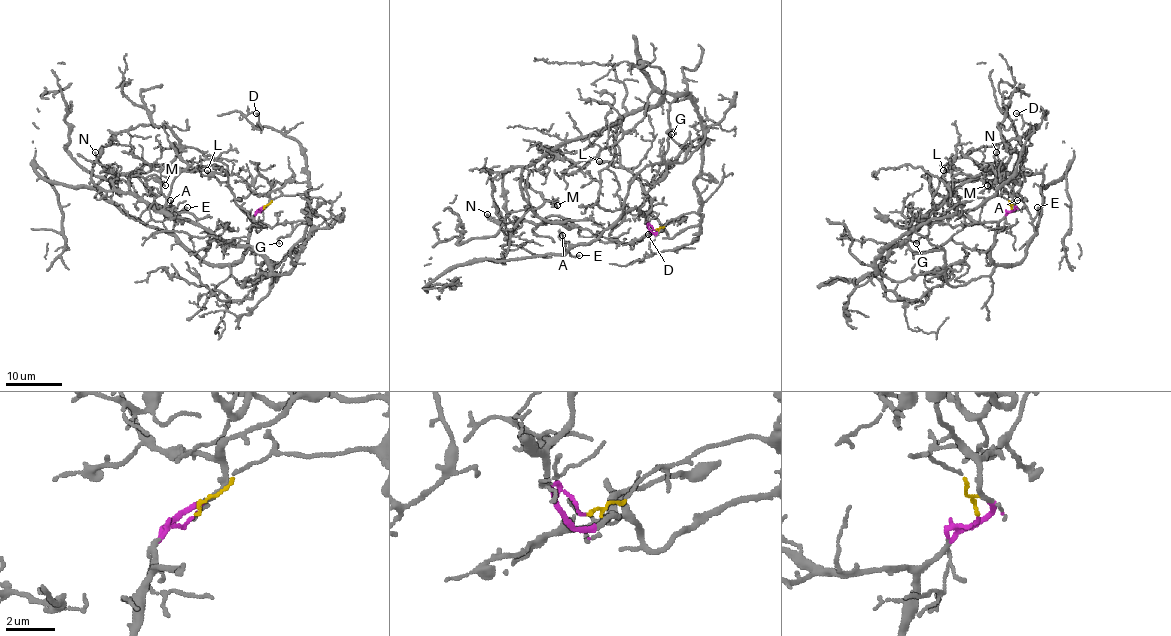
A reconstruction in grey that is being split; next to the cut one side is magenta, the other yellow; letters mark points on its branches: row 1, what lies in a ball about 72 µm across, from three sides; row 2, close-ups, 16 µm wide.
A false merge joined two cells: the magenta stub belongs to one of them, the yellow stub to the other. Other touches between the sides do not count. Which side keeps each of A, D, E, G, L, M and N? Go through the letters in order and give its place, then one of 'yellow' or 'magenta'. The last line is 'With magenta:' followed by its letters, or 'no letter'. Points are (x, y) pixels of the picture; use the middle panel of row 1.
A: at (562, 235); magenta
D: at (648, 234); yellow
E: at (579, 255); magenta
G: at (671, 134); yellow
L: at (599, 161); magenta
M: at (557, 205); magenta
N: at (487, 214); magenta
With magenta: A, E, L, M, N

